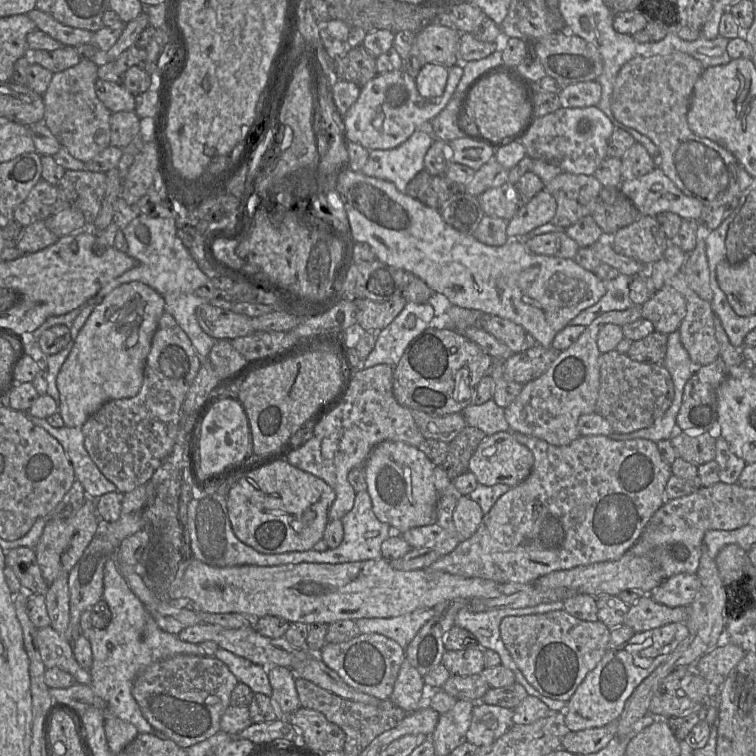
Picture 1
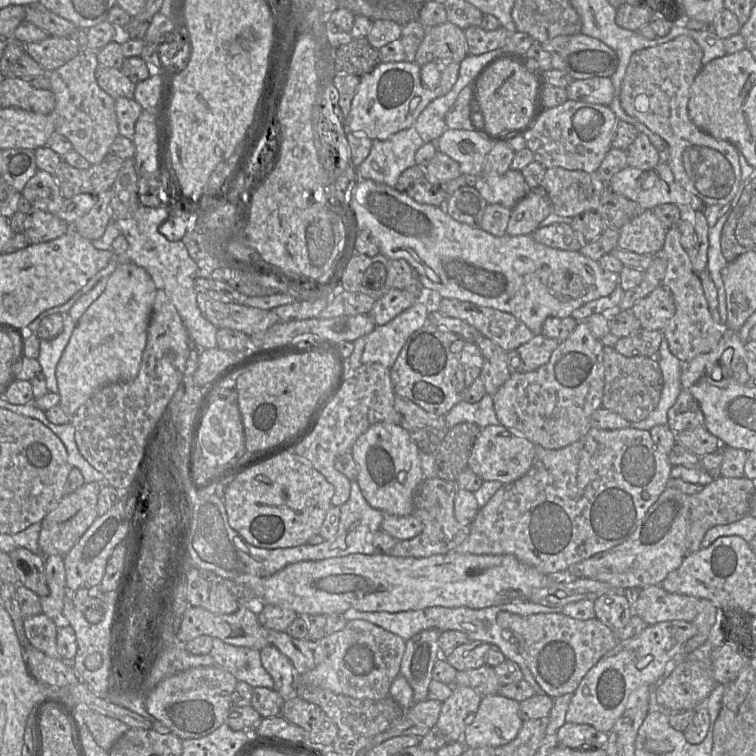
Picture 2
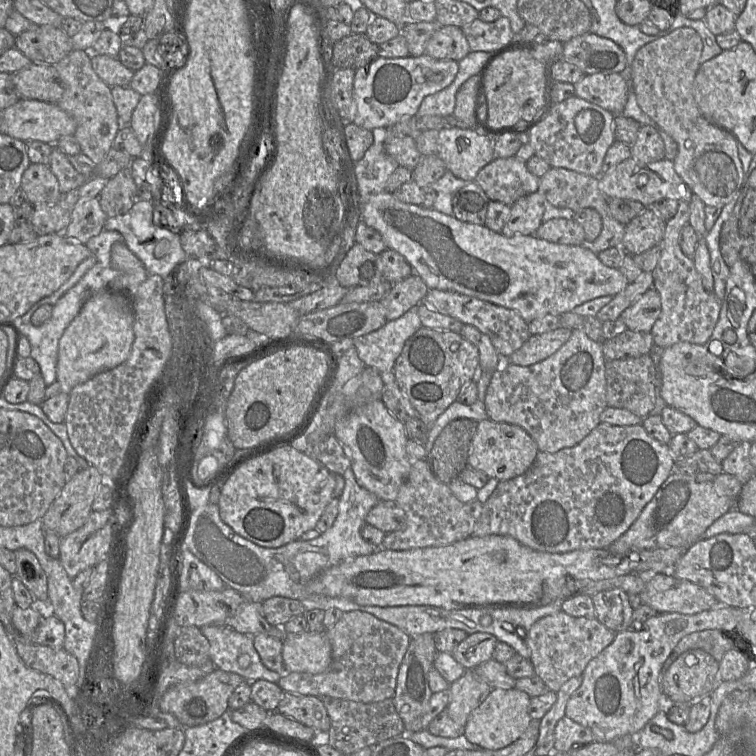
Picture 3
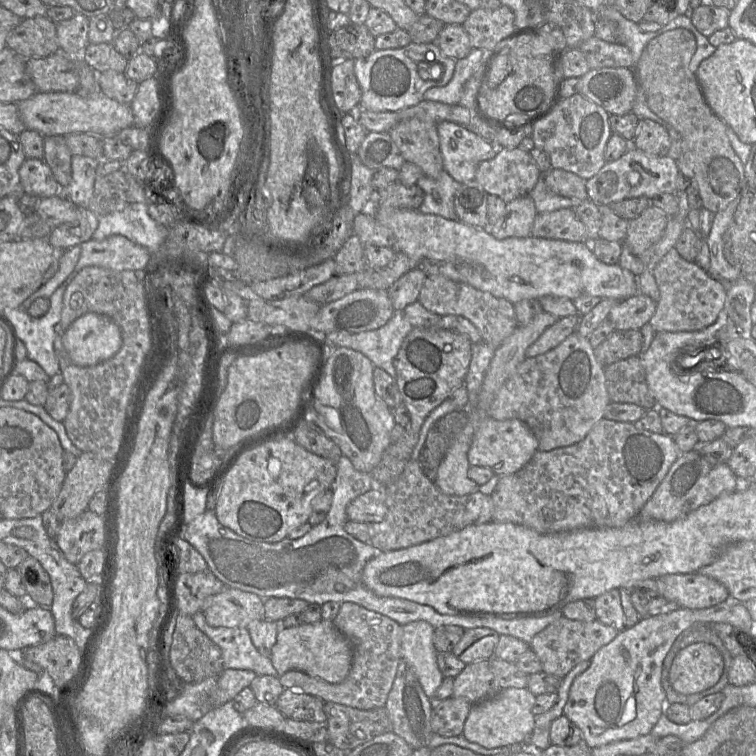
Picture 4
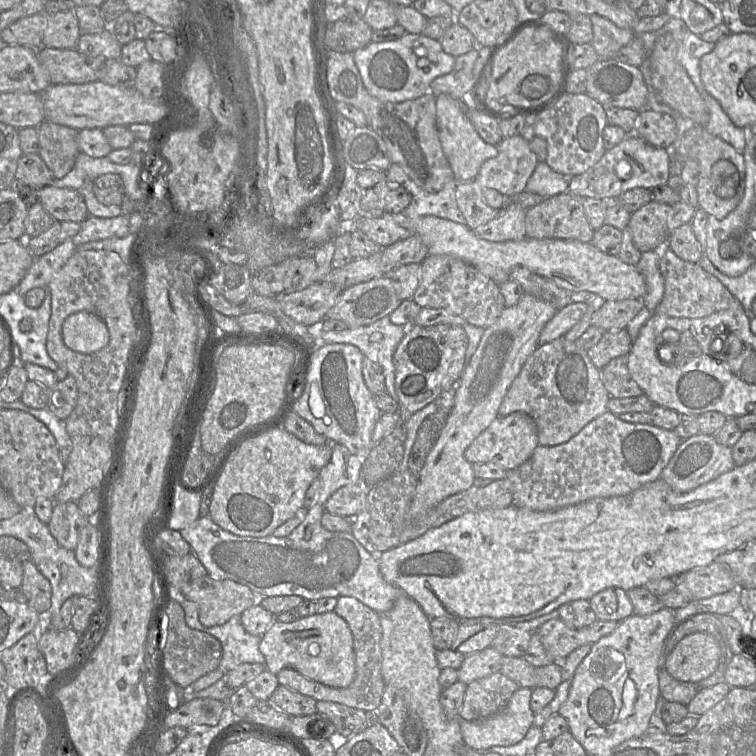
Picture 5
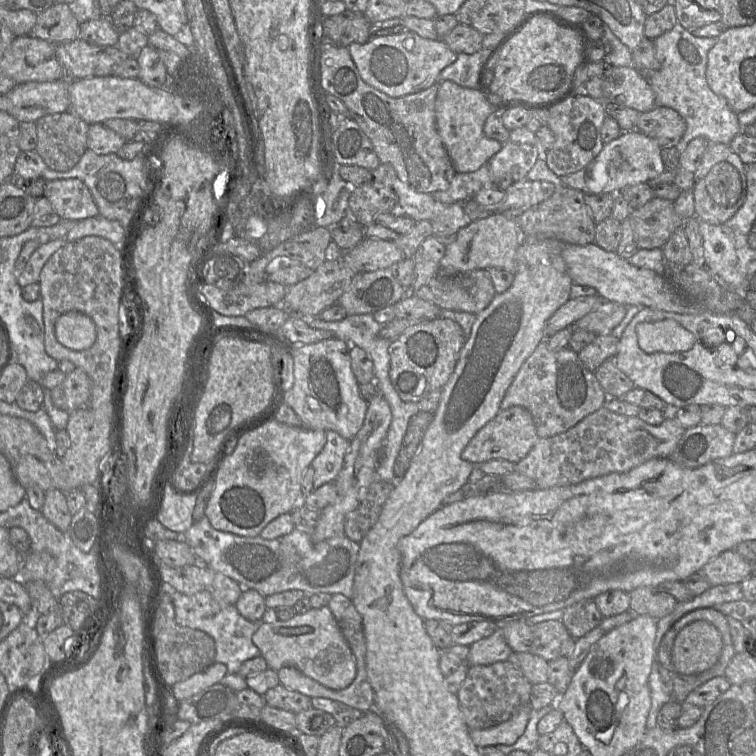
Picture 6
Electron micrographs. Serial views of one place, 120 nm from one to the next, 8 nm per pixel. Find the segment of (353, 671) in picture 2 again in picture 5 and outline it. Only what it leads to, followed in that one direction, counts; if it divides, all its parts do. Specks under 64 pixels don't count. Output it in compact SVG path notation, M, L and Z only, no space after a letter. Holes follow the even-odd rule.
M347 596L337 598L334 611L346 621L353 637L356 673L351 685L346 688L329 687L303 676L293 668L284 668L277 674L279 685L285 686L302 695L310 696L316 701L331 701L356 709L376 711L387 687L381 672L382 627L380 624L380 614L359 600Z

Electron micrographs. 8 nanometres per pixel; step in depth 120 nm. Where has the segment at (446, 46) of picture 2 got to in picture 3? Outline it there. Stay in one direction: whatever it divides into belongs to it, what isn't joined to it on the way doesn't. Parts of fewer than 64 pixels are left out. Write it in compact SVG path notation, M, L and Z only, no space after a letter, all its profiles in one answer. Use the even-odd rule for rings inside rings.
M450 25L439 27L425 47L425 54L439 60L459 62L470 52L468 41L461 28Z

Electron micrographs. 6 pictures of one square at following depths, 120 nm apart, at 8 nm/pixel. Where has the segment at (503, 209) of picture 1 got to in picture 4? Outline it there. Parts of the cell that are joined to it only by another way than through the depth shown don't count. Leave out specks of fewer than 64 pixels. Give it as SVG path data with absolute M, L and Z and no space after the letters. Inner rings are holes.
M497 148L494 158L481 162L475 180L487 194L493 194L508 203L516 198L529 195L542 173L529 152L516 148Z

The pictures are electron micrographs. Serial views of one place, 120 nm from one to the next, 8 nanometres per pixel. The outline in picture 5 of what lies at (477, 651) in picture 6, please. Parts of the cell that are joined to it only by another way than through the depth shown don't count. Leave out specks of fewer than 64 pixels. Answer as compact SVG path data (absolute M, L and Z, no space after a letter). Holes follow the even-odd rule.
M492 646L465 656L458 669L458 680L465 684L500 671L504 657Z

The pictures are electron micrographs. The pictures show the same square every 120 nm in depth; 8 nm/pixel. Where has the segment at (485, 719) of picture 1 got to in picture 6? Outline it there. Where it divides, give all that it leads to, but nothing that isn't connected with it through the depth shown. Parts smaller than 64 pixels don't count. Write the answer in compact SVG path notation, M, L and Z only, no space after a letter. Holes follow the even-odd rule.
M524 705L509 720L486 729L469 730L469 736L477 748L496 745L512 745L524 733L533 708Z

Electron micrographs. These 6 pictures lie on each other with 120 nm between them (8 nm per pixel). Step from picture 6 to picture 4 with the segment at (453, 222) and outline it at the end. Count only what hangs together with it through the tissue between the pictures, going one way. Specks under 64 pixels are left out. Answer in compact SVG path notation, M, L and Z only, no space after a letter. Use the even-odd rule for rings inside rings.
M444 169L435 179L423 175L416 185L424 192L424 199L418 211L436 214L452 221L459 221L454 209L454 195L461 183L455 181Z

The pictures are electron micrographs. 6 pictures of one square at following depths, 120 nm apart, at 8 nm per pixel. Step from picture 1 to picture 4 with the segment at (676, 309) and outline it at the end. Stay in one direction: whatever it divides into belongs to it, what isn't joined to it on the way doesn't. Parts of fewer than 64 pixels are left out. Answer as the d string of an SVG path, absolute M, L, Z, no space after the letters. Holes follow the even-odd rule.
M637 293L619 301L610 311L608 320L615 330L640 330L650 323L655 314L657 302L649 296Z

